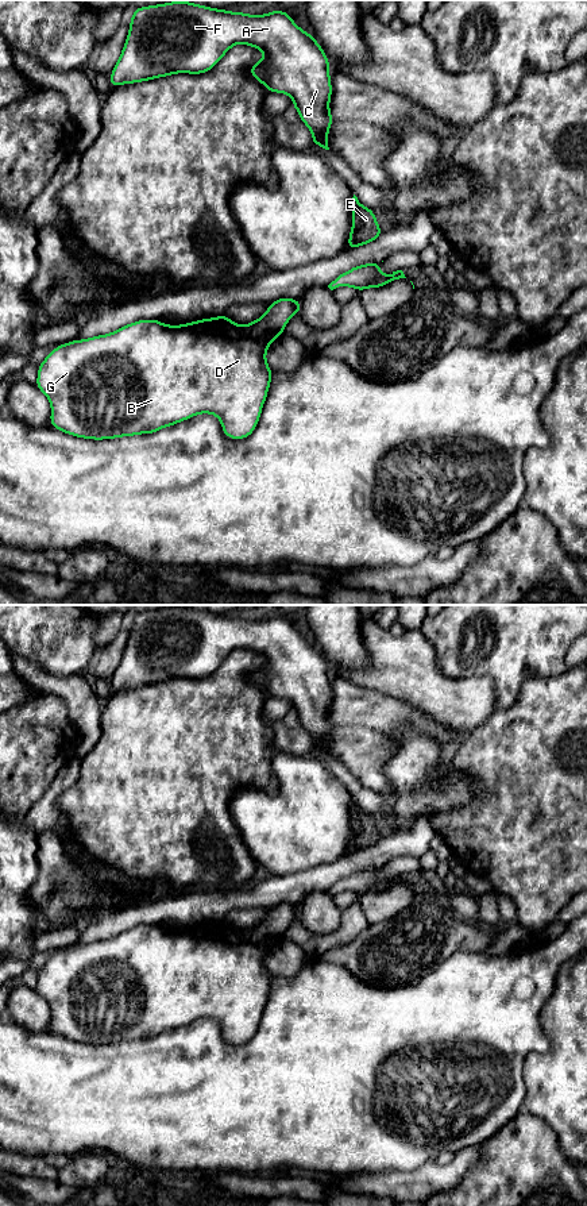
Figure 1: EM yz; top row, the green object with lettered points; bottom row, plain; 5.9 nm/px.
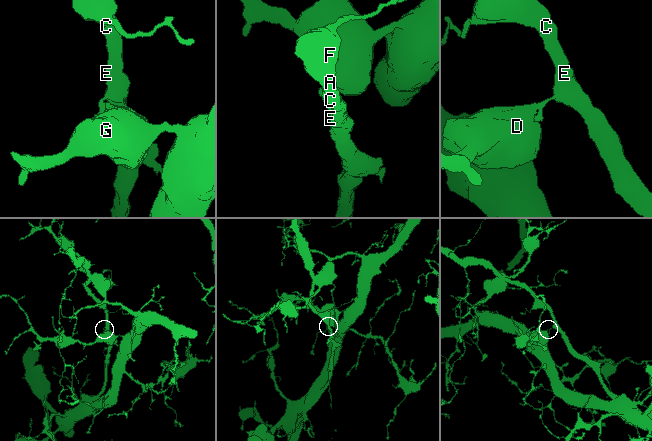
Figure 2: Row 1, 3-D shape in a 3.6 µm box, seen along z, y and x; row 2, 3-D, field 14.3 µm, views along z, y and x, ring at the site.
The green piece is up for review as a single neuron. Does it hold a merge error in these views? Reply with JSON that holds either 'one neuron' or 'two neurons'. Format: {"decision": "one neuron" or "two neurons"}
{"decision": "two neurons"}

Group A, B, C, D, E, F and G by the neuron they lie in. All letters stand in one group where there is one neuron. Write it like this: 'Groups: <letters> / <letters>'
Groups: A C E F / B D G

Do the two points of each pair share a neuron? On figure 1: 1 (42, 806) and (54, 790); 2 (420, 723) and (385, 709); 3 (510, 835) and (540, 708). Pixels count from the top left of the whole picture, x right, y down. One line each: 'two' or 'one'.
1: one
2: one
3: one

